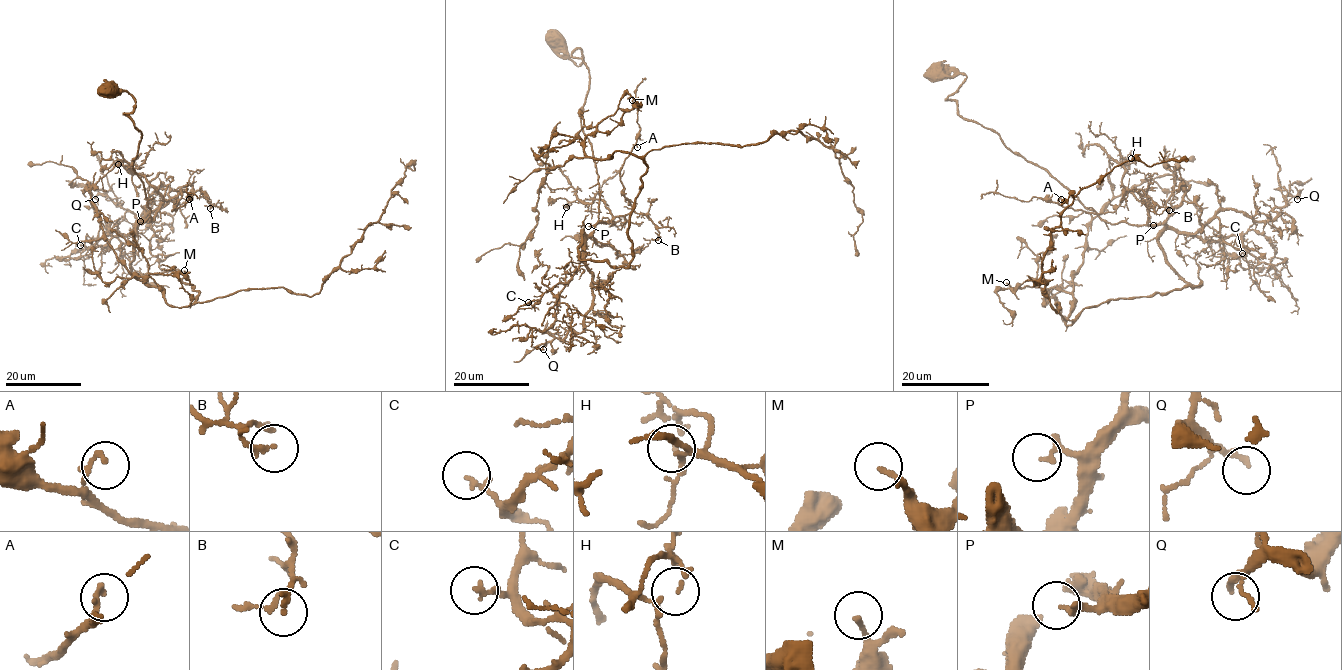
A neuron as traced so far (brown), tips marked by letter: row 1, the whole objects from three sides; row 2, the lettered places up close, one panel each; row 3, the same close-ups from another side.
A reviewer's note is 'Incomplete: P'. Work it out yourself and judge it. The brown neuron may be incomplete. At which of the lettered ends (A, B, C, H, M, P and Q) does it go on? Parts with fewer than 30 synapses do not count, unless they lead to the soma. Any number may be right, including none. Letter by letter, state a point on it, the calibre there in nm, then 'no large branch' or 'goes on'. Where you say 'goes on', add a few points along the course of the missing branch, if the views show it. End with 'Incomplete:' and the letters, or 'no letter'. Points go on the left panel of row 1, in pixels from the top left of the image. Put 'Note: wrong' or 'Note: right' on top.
Note: right
A: place (189, 199); calibre 140 nm; no large branch
B: place (210, 208); calibre 150 nm; no large branch
C: place (80, 245); calibre 170 nm; no large branch
H: place (118, 164); calibre 120 nm; no large branch
M: place (184, 270); calibre 150 nm; no large branch
P: place (140, 221); calibre 190 nm; goes on; course (140, 221), (127, 212), (125, 225)
Q: place (95, 199); calibre 170 nm; no large branch
Incomplete: P

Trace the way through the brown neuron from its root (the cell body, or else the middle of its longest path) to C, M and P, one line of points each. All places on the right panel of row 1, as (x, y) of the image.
C: (932, 68), (964, 74), (947, 98), (959, 113), (1102, 219), (1164, 224), (1242, 253)
M: (932, 68), (1102, 219), (1163, 224), (1201, 281), (1069, 325), (1071, 293), (1006, 282)
P: (932, 68), (964, 74), (947, 98), (955, 100), (959, 113), (992, 129), (1102, 219), (1153, 225)

